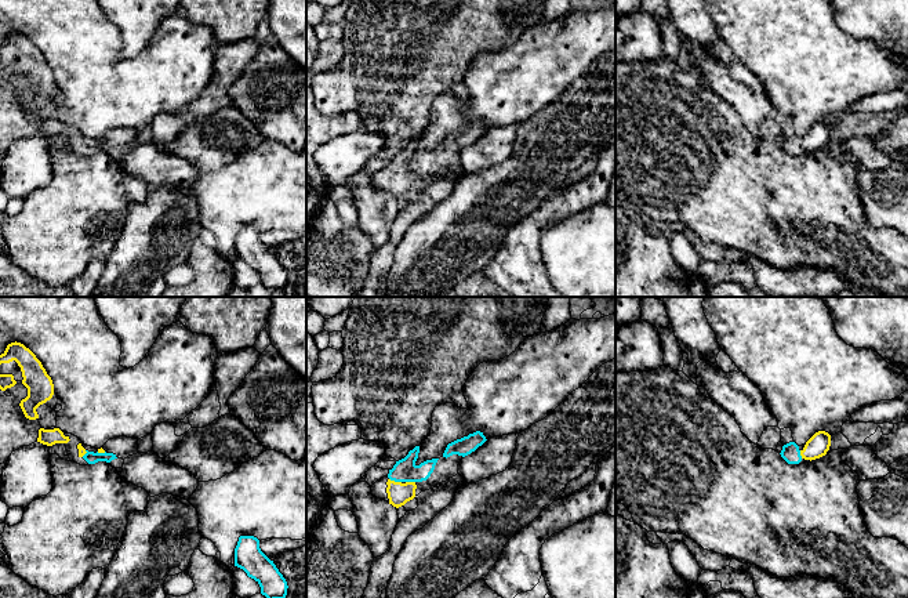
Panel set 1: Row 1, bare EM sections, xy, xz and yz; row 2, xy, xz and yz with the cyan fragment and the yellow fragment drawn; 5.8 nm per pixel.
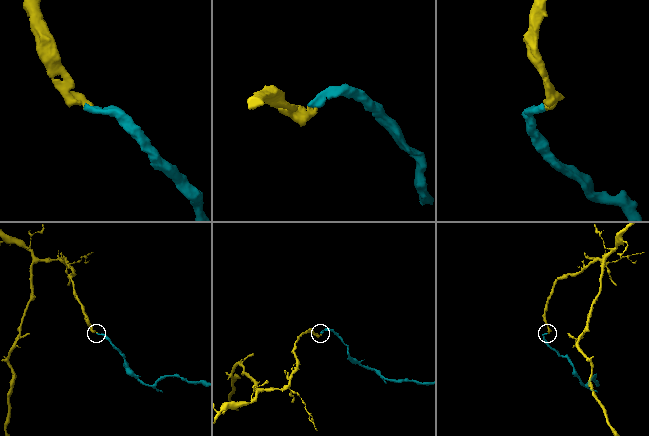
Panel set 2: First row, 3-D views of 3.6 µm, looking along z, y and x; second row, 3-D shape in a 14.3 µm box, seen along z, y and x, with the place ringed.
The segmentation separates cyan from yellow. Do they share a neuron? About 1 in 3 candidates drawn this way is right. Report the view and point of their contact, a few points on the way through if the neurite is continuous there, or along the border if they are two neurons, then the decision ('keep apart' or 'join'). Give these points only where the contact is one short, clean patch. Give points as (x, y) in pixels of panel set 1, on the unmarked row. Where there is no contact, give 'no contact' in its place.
meets cyan in xz at (395, 171); runs through xz (405, 160), (395, 171), (395, 180), (399, 184); join

